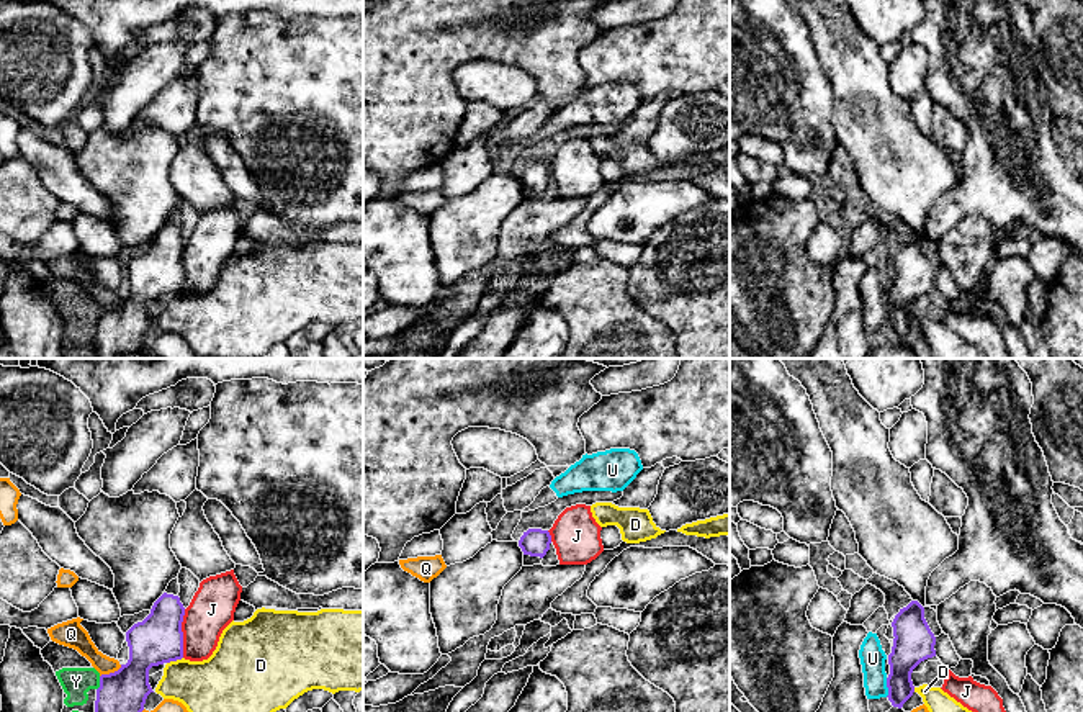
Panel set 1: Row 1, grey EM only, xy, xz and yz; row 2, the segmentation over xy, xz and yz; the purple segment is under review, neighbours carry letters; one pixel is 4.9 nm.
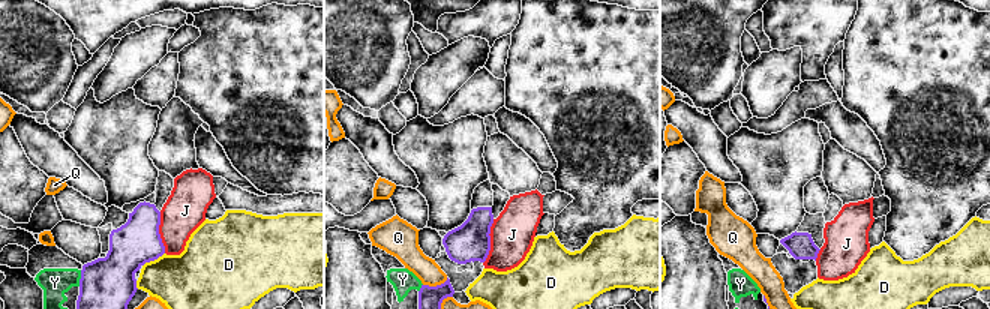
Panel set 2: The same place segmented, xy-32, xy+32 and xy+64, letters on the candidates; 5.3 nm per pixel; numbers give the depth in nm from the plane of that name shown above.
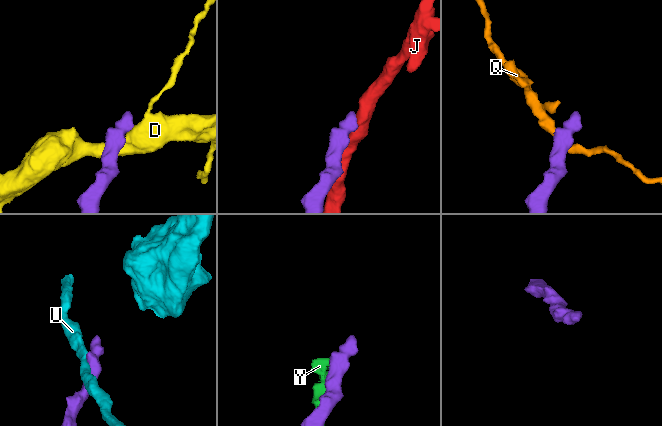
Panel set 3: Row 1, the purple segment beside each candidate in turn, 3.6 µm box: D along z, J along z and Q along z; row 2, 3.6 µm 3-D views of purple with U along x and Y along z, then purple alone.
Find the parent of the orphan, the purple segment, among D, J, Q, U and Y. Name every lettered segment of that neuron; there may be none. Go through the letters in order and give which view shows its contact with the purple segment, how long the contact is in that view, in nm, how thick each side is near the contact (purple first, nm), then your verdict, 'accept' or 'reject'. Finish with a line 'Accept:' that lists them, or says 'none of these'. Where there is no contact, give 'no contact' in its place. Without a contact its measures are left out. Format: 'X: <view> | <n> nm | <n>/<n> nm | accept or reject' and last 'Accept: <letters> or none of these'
D: xy | 90 nm | 240/320 nm | reject
J: xy | 240 nm | 240/220 nm | reject
Q: xy | 130 nm | 240/120 nm | reject
U: yz | 100 nm | 190/130 nm | reject
Y: xy | 70 nm | 240/140 nm | reject
Accept: none of these

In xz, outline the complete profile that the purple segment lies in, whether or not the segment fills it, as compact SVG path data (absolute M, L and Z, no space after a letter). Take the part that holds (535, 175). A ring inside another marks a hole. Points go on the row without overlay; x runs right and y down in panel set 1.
M528 162L519 173L524 185L524 200L540 198L550 183L551 169L548 164Z

